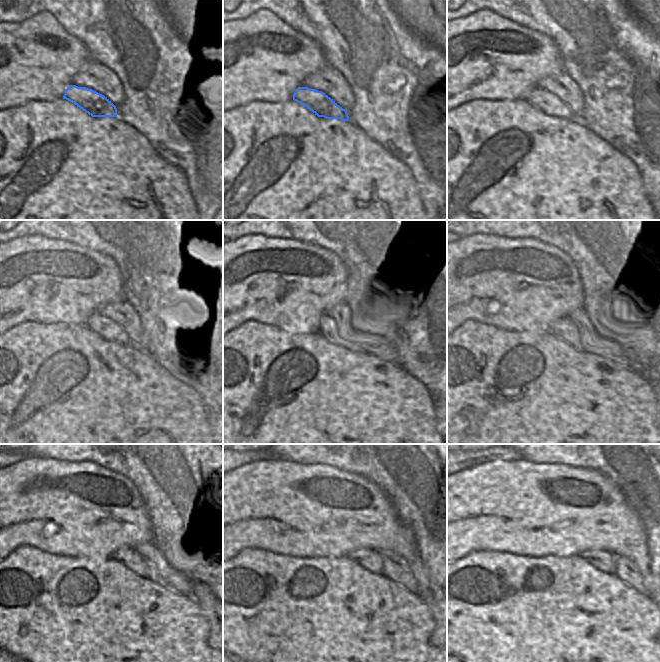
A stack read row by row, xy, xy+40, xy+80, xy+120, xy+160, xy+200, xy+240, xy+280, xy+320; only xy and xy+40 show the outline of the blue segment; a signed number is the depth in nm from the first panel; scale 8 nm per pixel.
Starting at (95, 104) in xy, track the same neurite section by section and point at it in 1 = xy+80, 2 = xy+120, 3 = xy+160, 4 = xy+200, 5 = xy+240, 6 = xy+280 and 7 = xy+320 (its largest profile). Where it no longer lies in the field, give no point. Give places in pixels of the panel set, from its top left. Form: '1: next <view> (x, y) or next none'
1: next xy+80 (548, 103)
2: next xy+120 (102, 326)
3: next xy+160 (328, 327)
4: next xy+200 (564, 329)
5: next xy+240 (134, 561)
6: next xy+280 (369, 559)
7: next xy+320 (602, 560)

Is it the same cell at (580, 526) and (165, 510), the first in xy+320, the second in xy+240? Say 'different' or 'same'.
different

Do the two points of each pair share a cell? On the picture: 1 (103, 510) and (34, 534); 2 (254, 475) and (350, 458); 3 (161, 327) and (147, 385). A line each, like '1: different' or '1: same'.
1: same
2: different
3: different

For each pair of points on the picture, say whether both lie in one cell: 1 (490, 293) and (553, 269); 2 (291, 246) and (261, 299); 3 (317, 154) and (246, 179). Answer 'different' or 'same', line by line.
1: same
2: same
3: same

